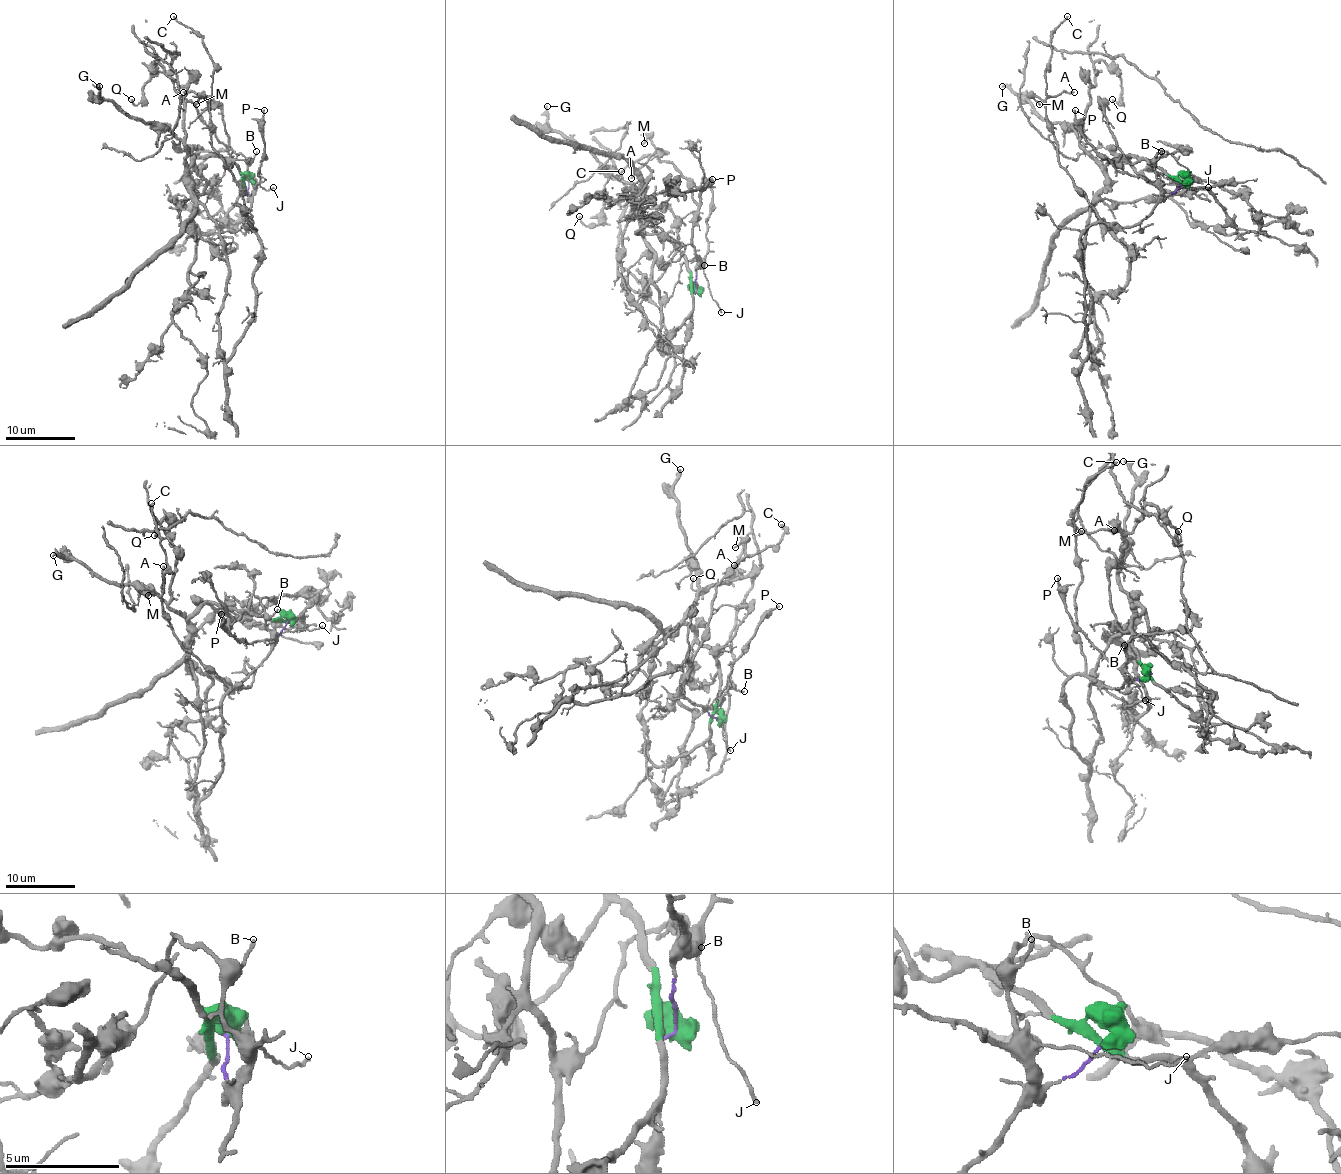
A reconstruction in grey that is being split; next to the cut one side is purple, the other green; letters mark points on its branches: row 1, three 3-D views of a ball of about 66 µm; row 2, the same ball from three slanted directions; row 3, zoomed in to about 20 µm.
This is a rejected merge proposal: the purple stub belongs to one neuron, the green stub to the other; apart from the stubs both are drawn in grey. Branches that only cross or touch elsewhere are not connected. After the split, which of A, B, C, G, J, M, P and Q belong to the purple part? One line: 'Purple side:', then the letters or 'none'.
Purple side: A, B, C, J, M, P

